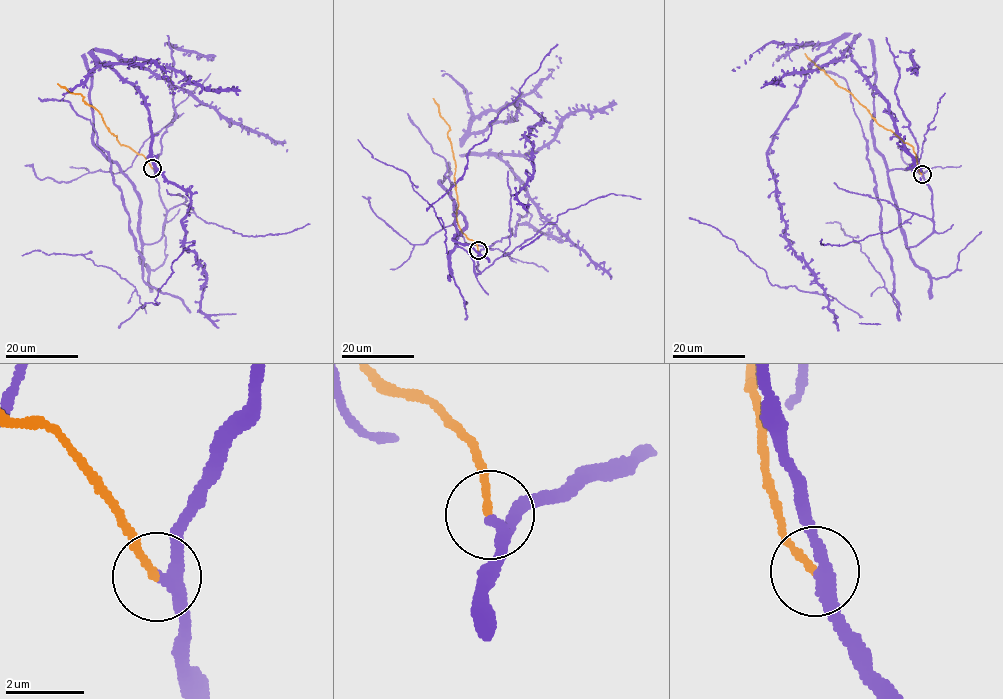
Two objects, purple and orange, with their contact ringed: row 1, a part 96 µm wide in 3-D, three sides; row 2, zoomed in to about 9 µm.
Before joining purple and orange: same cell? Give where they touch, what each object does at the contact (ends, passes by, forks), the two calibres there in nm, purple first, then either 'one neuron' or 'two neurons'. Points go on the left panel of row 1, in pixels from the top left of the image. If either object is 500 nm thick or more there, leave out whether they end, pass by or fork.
place (152, 168); purple passes by; orange ends; calibres 320 and 160 nm; one neuron

